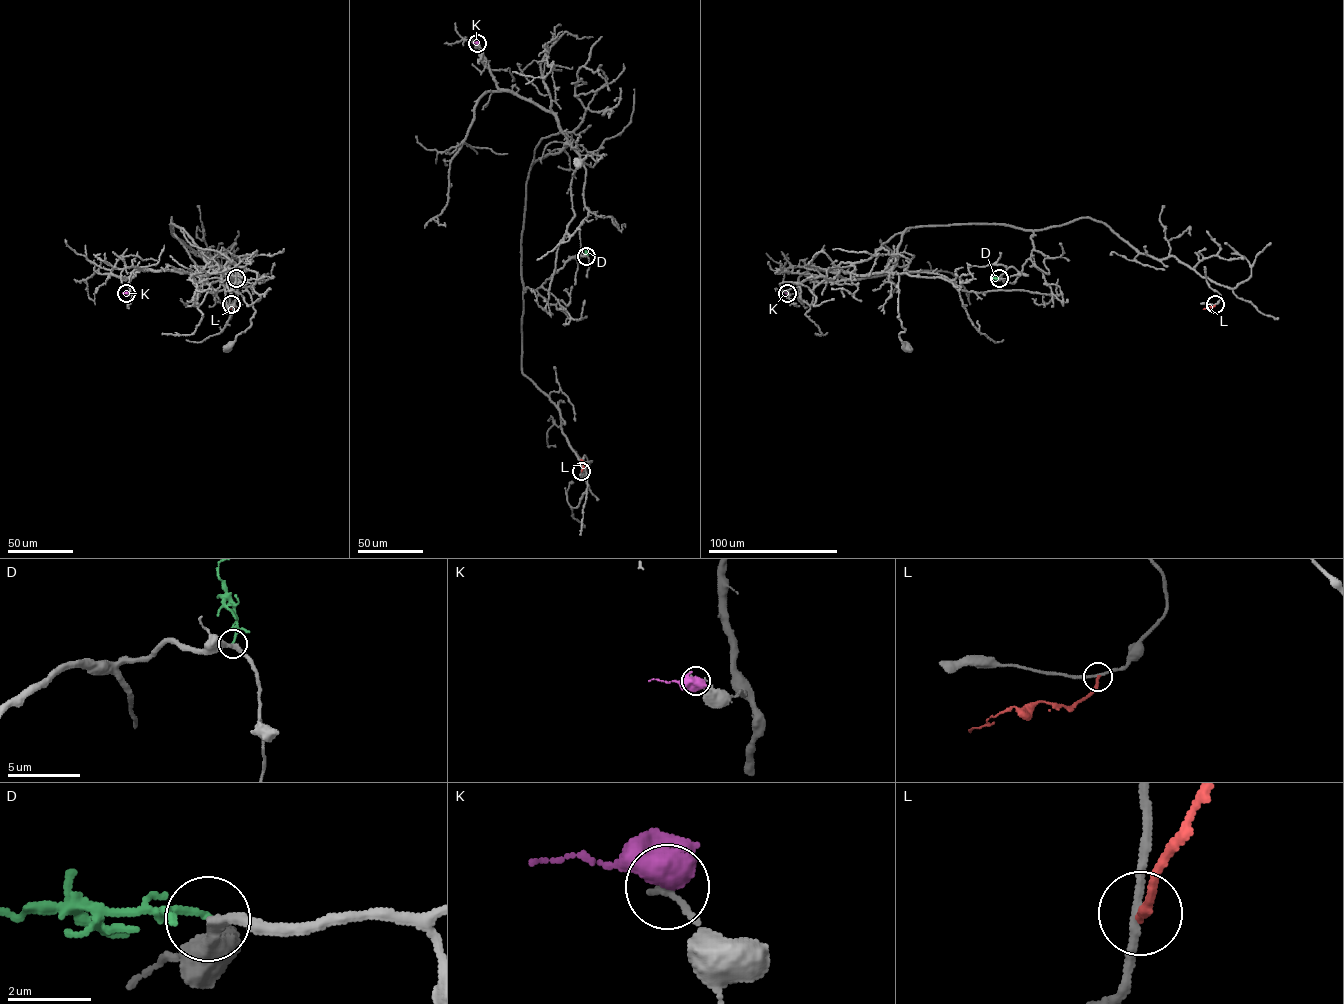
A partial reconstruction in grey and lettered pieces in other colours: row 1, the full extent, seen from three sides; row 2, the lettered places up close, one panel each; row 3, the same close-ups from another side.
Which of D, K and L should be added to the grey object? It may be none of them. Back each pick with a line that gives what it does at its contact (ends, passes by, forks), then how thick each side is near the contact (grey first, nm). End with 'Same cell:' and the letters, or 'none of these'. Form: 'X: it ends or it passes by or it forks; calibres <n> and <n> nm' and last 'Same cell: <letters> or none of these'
Same cell: none of these

